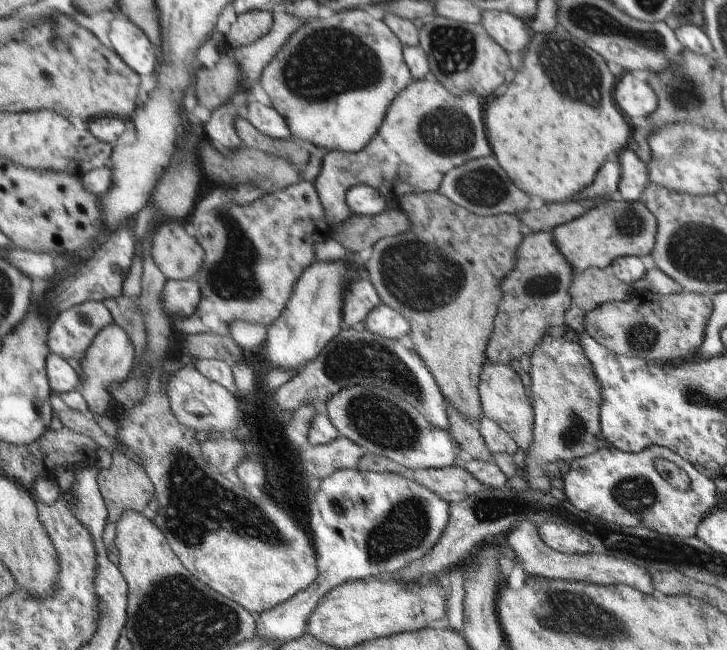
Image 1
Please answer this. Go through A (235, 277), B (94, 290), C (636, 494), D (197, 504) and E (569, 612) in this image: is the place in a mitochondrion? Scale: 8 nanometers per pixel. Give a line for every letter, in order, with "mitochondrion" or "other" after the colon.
A: mitochondrion
B: other
C: mitochondrion
D: mitochondrion
E: mitochondrion

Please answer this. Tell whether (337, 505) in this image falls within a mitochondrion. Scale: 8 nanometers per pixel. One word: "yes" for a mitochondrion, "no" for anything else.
no

